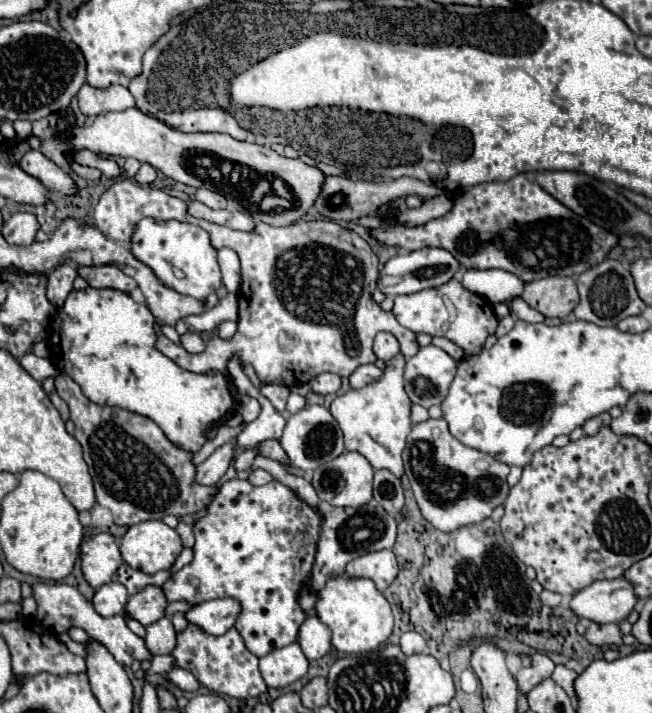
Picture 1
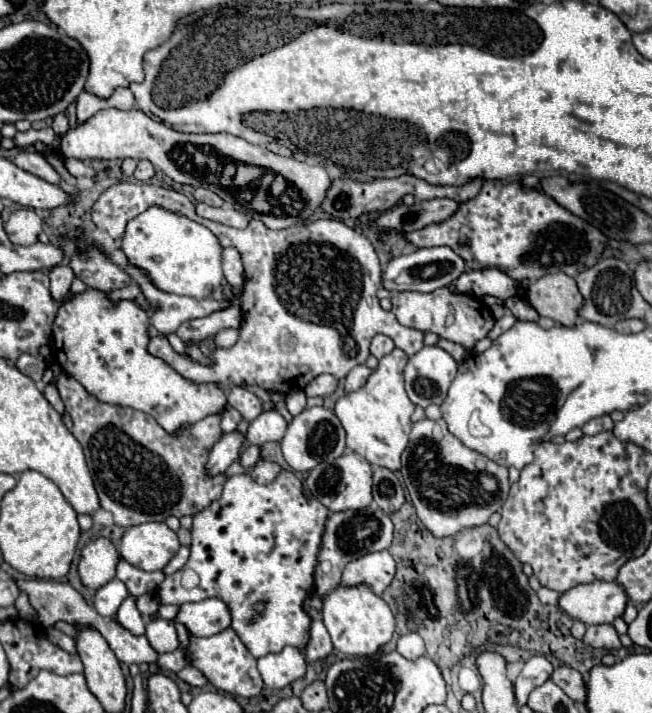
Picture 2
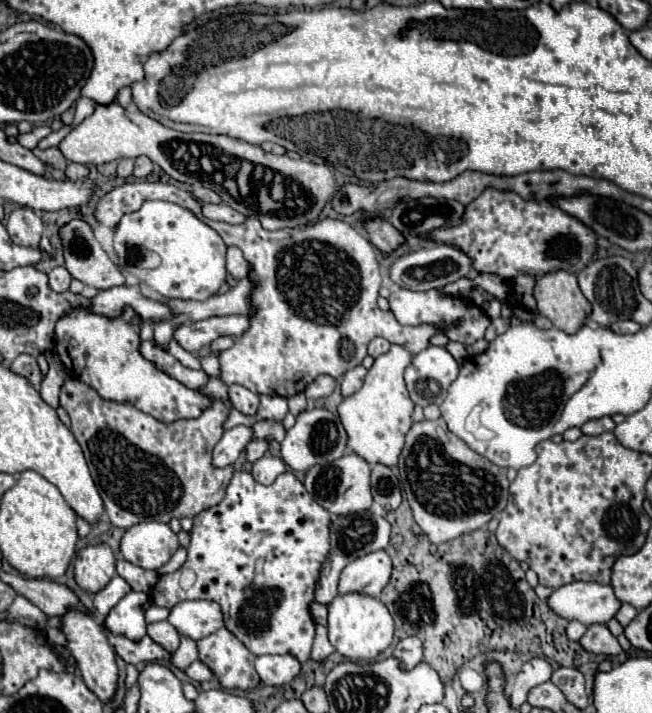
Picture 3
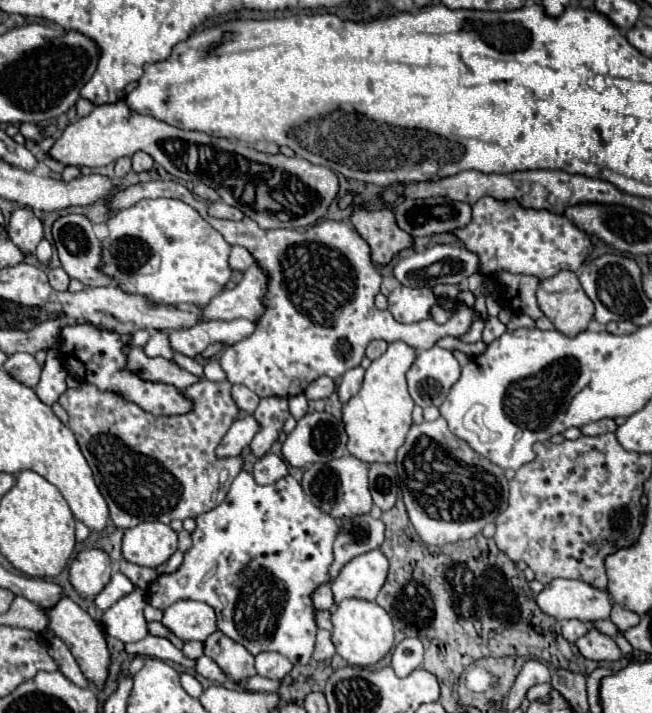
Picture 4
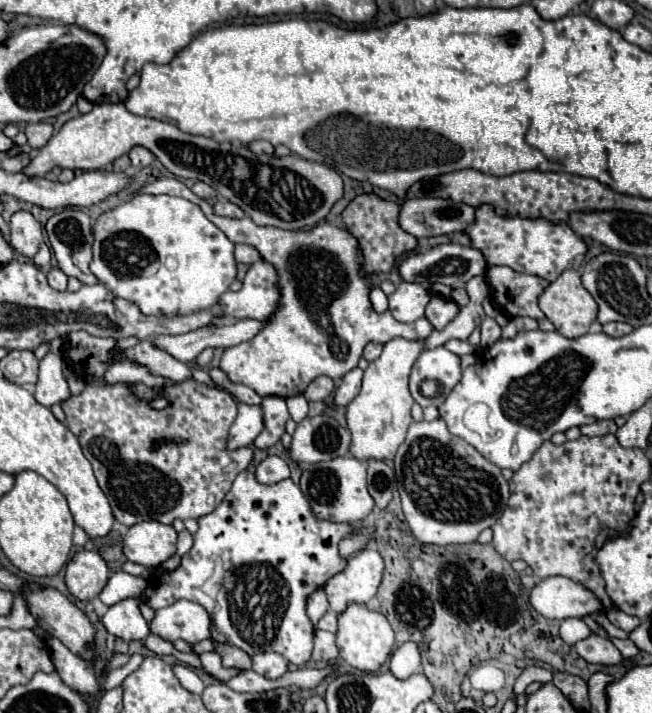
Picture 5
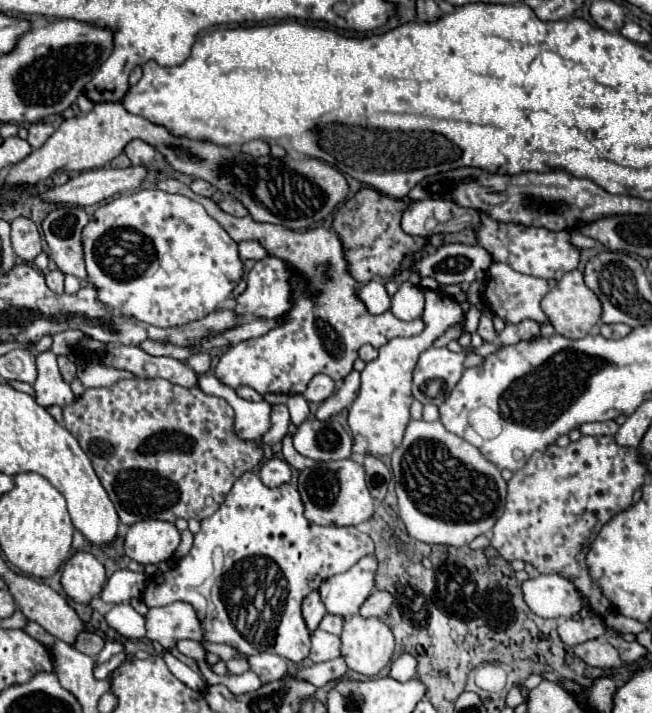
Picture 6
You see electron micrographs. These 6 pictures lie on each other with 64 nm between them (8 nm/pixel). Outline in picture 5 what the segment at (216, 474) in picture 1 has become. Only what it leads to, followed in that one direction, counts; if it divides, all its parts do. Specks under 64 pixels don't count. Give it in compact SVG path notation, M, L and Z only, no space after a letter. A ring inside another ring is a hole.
M236 398L234 402L238 406L238 416L230 428L230 438L228 438L230 450L236 450L240 446L250 446L256 440L256 436L264 430L262 406L248 406Z

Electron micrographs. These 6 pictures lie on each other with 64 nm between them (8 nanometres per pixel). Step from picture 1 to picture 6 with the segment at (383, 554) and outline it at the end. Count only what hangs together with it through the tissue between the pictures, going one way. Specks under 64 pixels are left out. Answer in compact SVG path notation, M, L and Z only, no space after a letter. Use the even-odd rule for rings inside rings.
M364 556L350 570L326 578L318 588L326 612L344 618L358 614L362 600L366 600L374 588L374 572L374 556Z

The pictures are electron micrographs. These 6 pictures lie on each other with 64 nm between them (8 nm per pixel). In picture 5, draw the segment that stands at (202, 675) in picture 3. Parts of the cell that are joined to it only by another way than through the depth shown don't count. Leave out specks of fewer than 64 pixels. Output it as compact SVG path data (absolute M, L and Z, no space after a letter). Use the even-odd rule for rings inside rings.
M204 652L204 654L200 656L200 660L202 660L202 666L204 666L204 672L220 678L222 682L230 680L232 676L236 676L236 674L240 672L240 670L236 670L236 668L224 668L224 666L222 666L222 658L220 658L220 654L216 654L216 652Z

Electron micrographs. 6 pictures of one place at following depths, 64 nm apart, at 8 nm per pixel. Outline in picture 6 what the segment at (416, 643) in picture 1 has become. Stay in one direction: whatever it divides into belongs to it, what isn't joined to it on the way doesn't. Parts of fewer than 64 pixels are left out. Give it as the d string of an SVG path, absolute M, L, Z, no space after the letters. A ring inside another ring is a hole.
M400 654L390 668L390 678L398 680L398 682L408 682L416 676L416 660L410 654Z

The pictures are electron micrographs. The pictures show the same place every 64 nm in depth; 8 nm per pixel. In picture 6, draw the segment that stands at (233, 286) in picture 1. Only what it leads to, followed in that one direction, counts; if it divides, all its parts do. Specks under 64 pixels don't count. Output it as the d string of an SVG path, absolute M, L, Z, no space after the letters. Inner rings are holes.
M256 240L240 242L240 256L242 256L242 260L248 260L248 258L252 258L252 260L262 260L266 254L268 254L268 252L264 250L264 246L262 246L260 242L256 242Z

